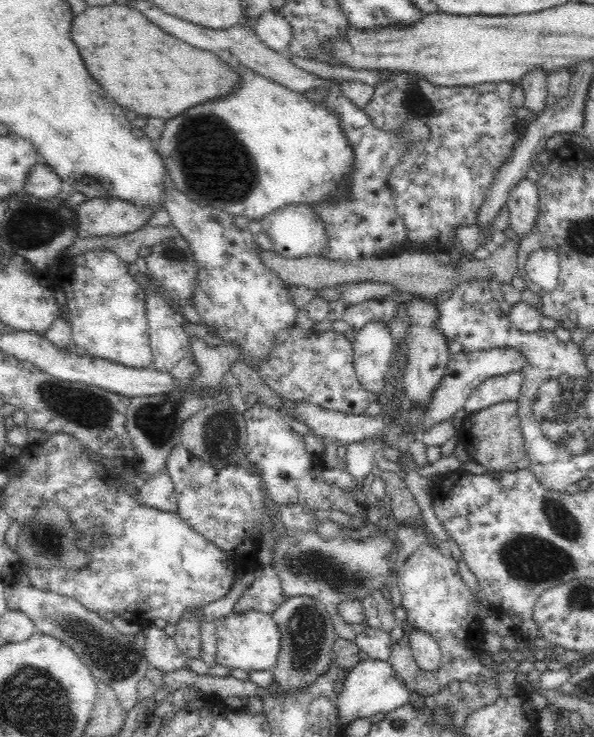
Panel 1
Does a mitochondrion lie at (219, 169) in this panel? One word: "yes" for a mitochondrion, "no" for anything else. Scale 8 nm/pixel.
yes

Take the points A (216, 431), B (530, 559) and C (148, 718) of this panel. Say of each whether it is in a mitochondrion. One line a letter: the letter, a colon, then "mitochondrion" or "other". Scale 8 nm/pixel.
A: mitochondrion
B: mitochondrion
C: other

